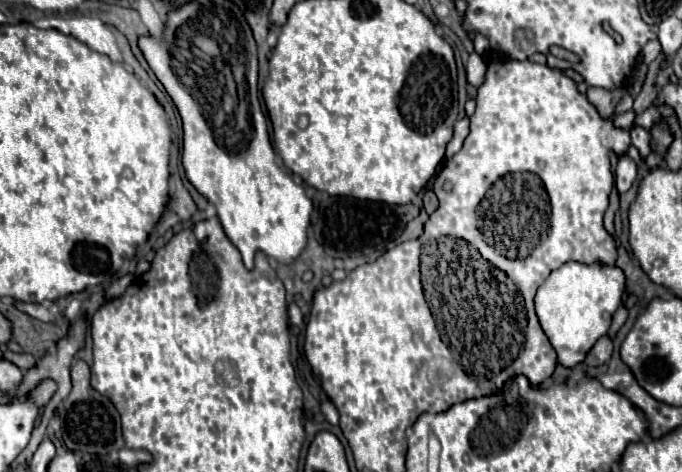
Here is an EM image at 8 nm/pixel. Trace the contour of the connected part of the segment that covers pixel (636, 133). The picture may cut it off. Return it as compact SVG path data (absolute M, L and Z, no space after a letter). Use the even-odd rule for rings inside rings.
M634 126L634 128L630 130L630 134L632 134L632 144L638 148L642 160L646 160L648 154L652 152L652 150L650 150L650 134L648 134L644 128L640 128L640 126Z

